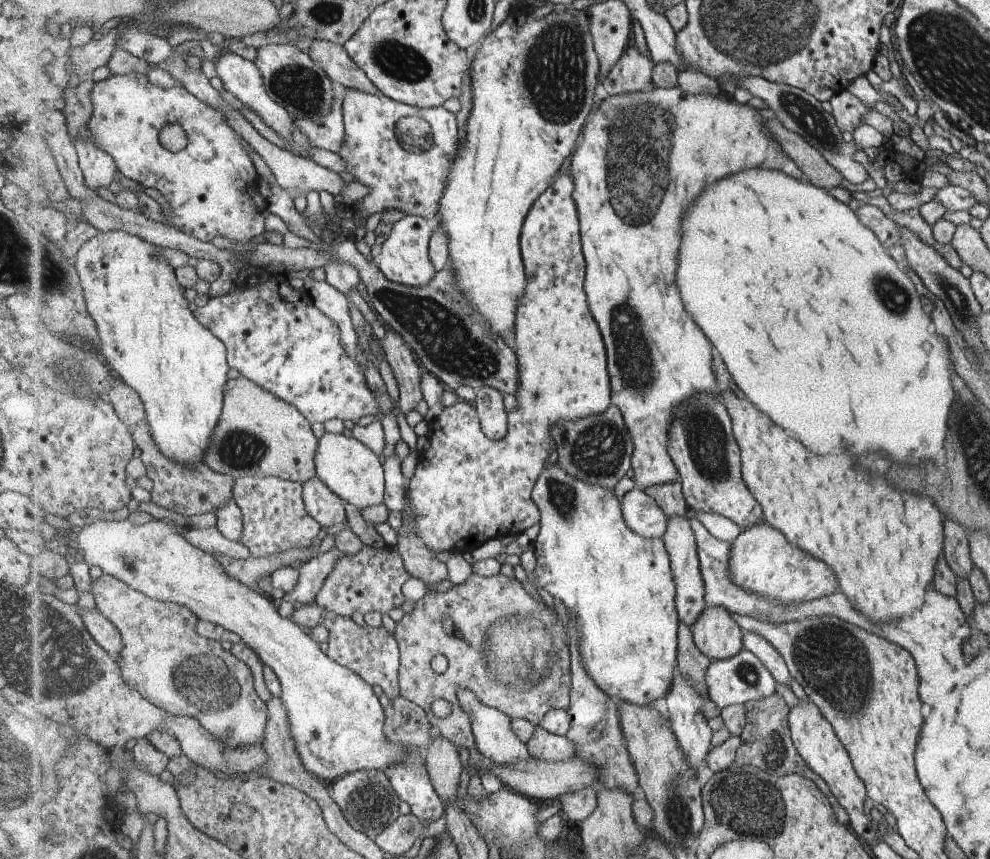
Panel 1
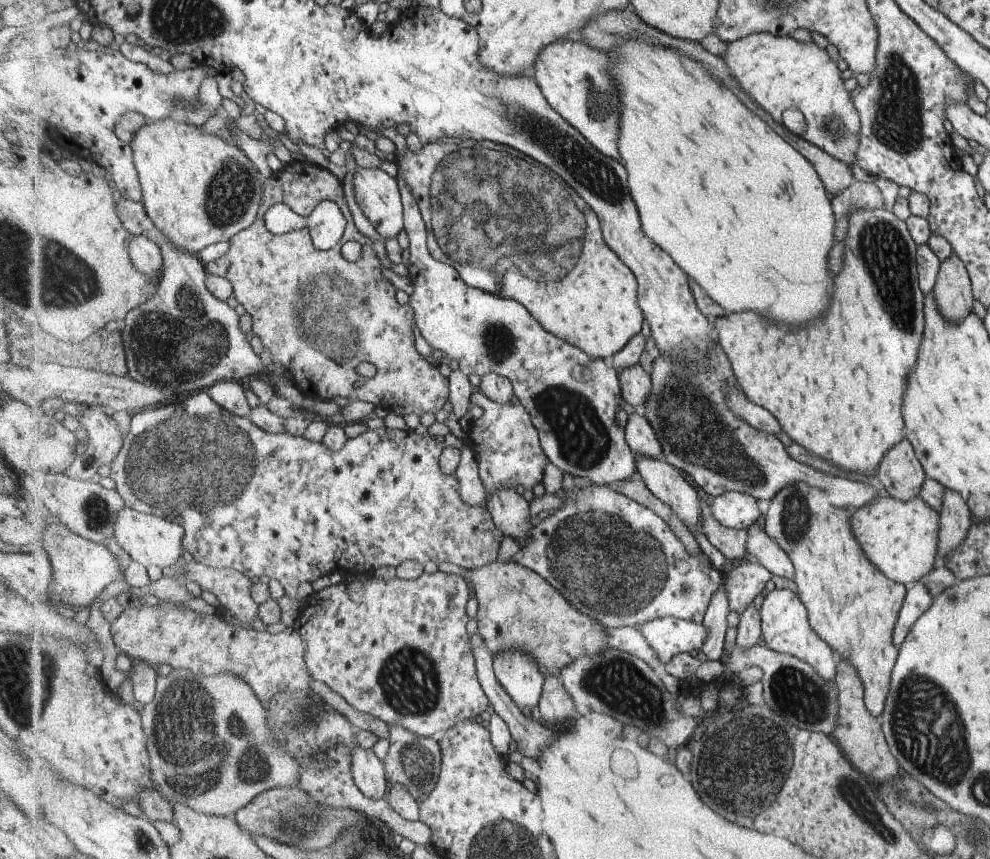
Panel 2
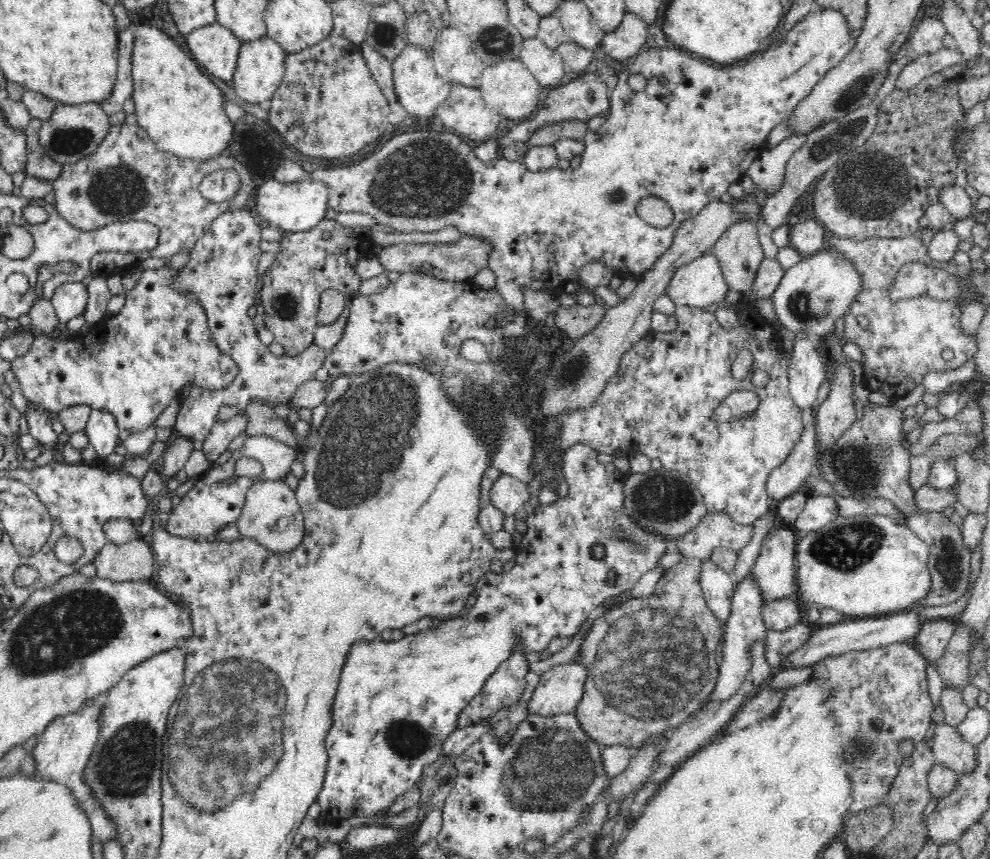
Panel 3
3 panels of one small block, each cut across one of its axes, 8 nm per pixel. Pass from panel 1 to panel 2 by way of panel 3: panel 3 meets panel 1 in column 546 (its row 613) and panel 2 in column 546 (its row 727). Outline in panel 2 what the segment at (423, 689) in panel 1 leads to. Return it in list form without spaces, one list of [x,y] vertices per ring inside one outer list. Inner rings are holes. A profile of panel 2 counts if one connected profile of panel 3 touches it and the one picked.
[[[514,560],[495,561],[479,568],[467,569],[465,578],[473,586],[475,597],[478,600],[477,625],[478,632],[483,637],[486,647],[495,655],[511,648],[523,648],[529,656],[539,660],[539,668],[543,674],[559,675],[563,668],[571,666],[575,660],[583,656],[597,656],[609,648],[609,634],[606,625],[593,620],[587,614],[579,612],[562,592],[550,586],[546,578]]]

